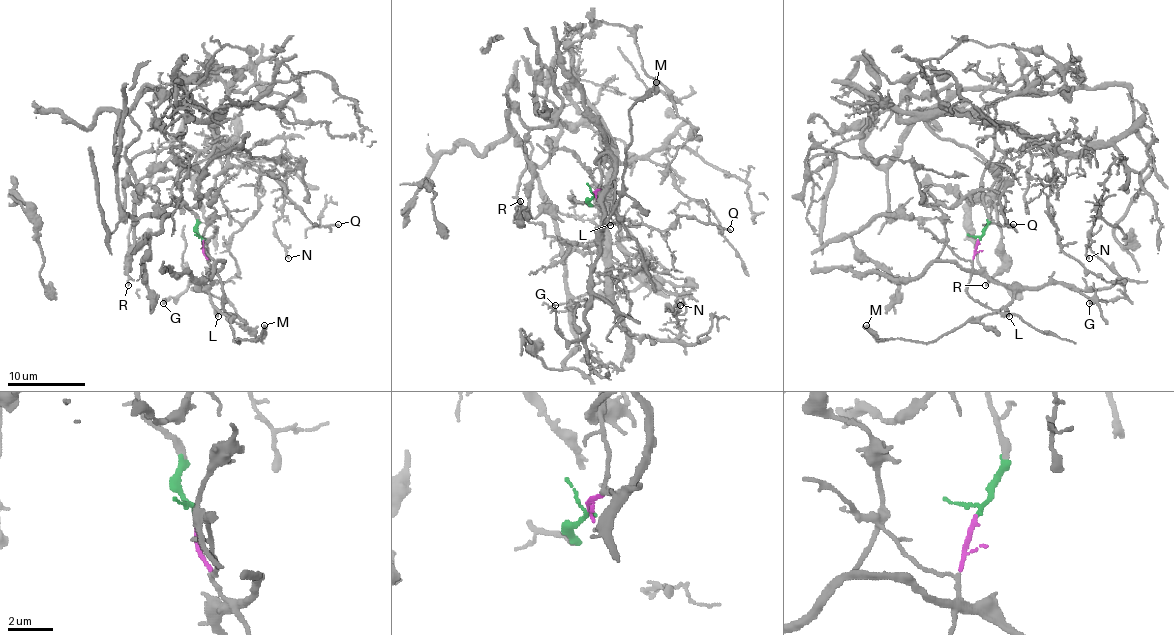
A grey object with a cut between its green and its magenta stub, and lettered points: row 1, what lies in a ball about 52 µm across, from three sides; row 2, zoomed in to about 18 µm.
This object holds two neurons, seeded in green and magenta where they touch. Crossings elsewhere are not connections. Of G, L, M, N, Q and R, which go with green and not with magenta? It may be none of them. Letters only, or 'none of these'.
N, Q, R

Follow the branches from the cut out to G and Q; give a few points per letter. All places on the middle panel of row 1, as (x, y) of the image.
G: (595, 195), (602, 189), (599, 259), (591, 272), (585, 334), (579, 340), (568, 340), (556, 325), (554, 305)
Q: (595, 195), (589, 203), (570, 199), (612, 210), (620, 220), (662, 230), (678, 216), (695, 216), (730, 230)

